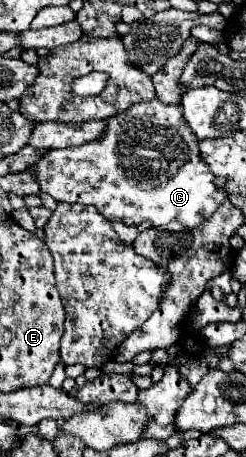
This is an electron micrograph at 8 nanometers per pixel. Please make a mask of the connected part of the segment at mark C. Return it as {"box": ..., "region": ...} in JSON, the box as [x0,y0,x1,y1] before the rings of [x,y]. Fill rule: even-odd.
{"box":[32,99,228,227],"region":[[[152,99],[132,105],[132,109],[108,119],[108,129],[100,141],[80,147],[52,149],[44,153],[32,171],[40,179],[42,191],[50,193],[56,201],[94,205],[108,221],[122,219],[132,225],[150,221],[152,227],[164,227],[176,219],[186,227],[196,227],[228,199],[228,191],[214,185],[214,175],[208,169],[208,163],[200,157],[198,143],[198,137],[182,117],[180,105],[164,105],[160,99]]]}

